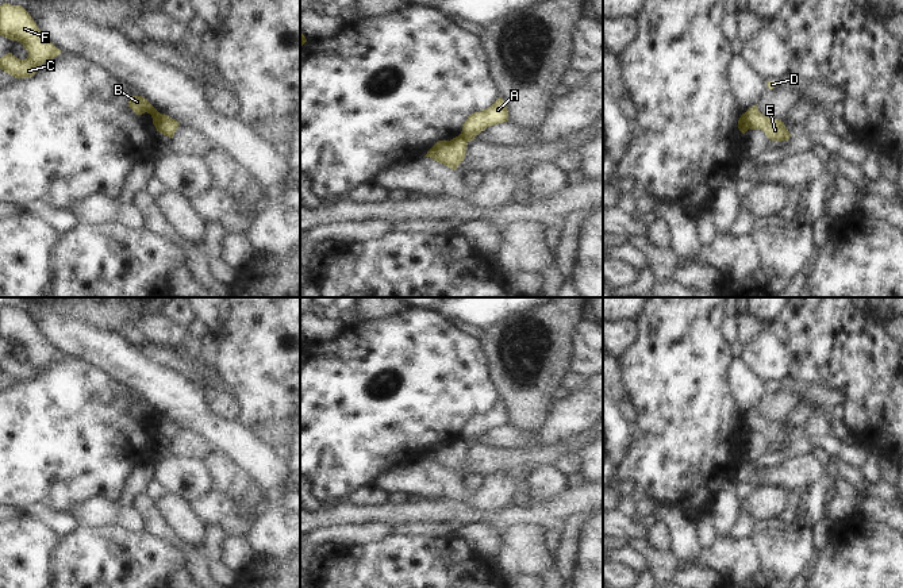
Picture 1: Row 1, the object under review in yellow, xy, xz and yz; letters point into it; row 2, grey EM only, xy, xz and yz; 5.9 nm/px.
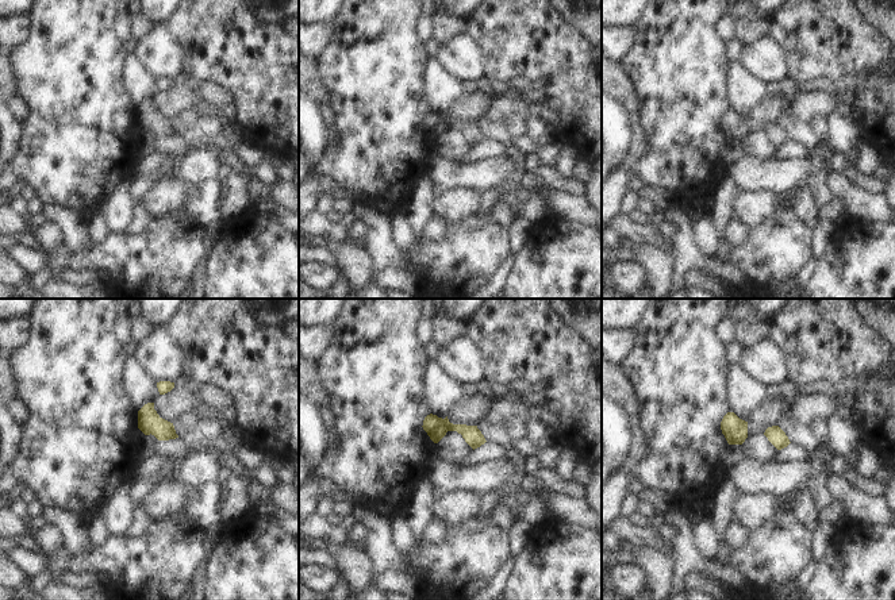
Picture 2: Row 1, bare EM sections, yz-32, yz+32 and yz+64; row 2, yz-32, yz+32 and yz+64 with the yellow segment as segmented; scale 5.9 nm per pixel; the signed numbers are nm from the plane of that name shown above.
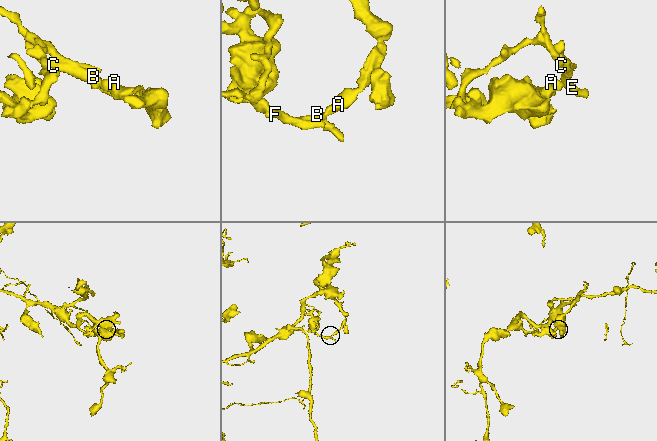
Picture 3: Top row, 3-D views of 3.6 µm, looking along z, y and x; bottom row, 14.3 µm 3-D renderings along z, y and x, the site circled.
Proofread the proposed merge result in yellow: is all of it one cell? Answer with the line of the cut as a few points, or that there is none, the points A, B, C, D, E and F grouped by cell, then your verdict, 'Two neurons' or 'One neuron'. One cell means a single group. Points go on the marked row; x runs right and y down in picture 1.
Split along yz (744, 114), (749, 127). Groups: A / B C D E F. Two neurons.

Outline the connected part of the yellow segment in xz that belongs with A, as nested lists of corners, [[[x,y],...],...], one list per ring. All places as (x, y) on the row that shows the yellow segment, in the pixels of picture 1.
[[[499,97],[489,108],[469,115],[460,137],[470,142],[487,127],[504,122],[508,122],[508,109],[506,101]]]

